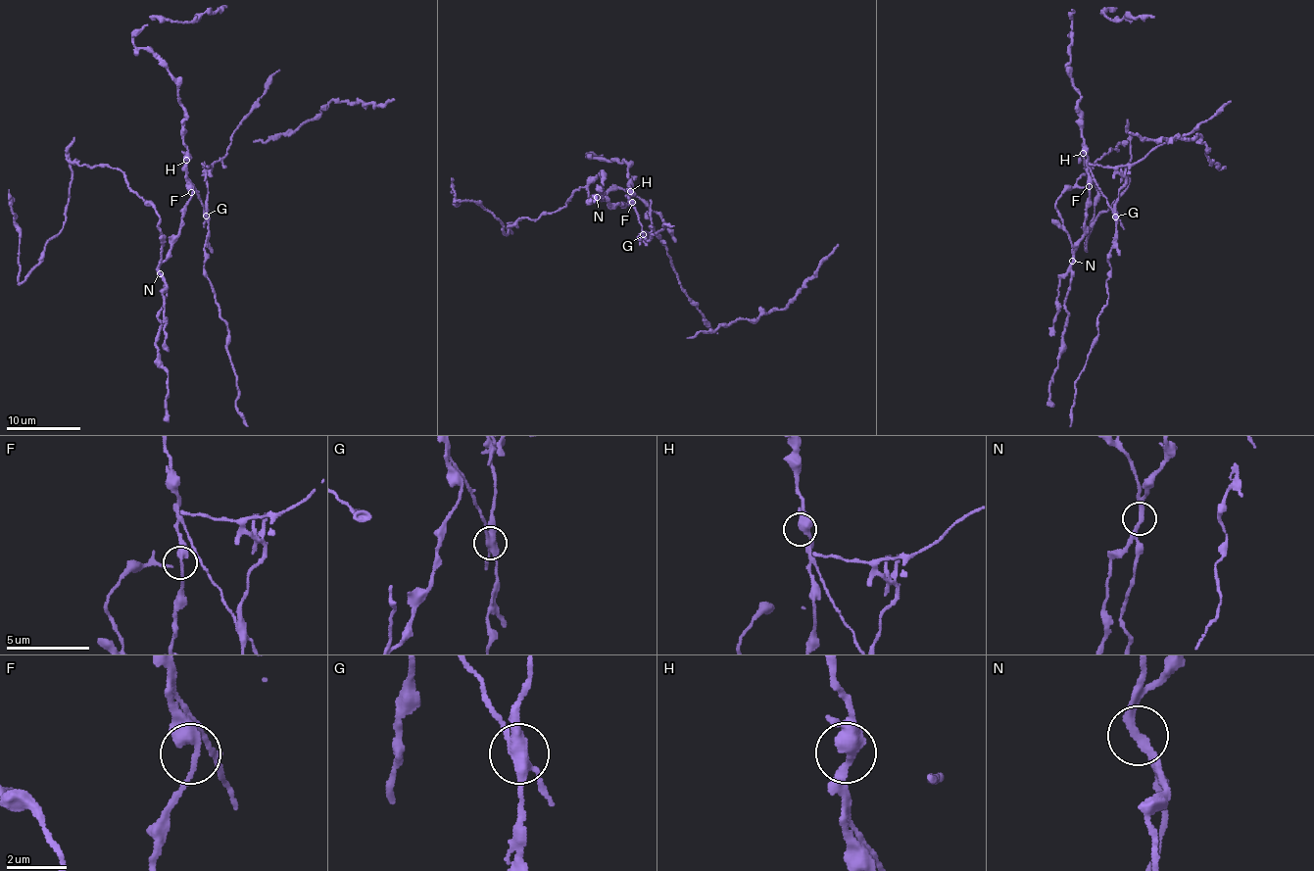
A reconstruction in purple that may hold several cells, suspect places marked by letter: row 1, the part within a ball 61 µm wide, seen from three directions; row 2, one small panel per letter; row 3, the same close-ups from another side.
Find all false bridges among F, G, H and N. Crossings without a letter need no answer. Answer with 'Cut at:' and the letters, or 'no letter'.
Cut at: G, N

